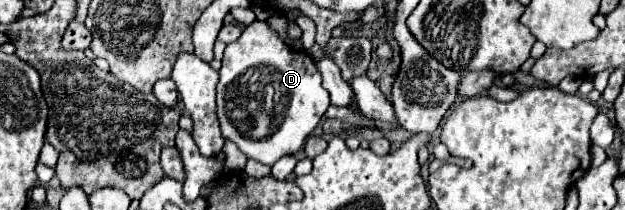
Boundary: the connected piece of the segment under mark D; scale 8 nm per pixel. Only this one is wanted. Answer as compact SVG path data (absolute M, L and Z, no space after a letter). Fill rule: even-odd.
M255 20L243 28L239 40L227 44L217 84L217 118L221 134L235 142L237 148L251 160L273 166L279 158L297 154L329 104L329 92L321 86L321 76L311 56L303 51L291 50L265 22Z

